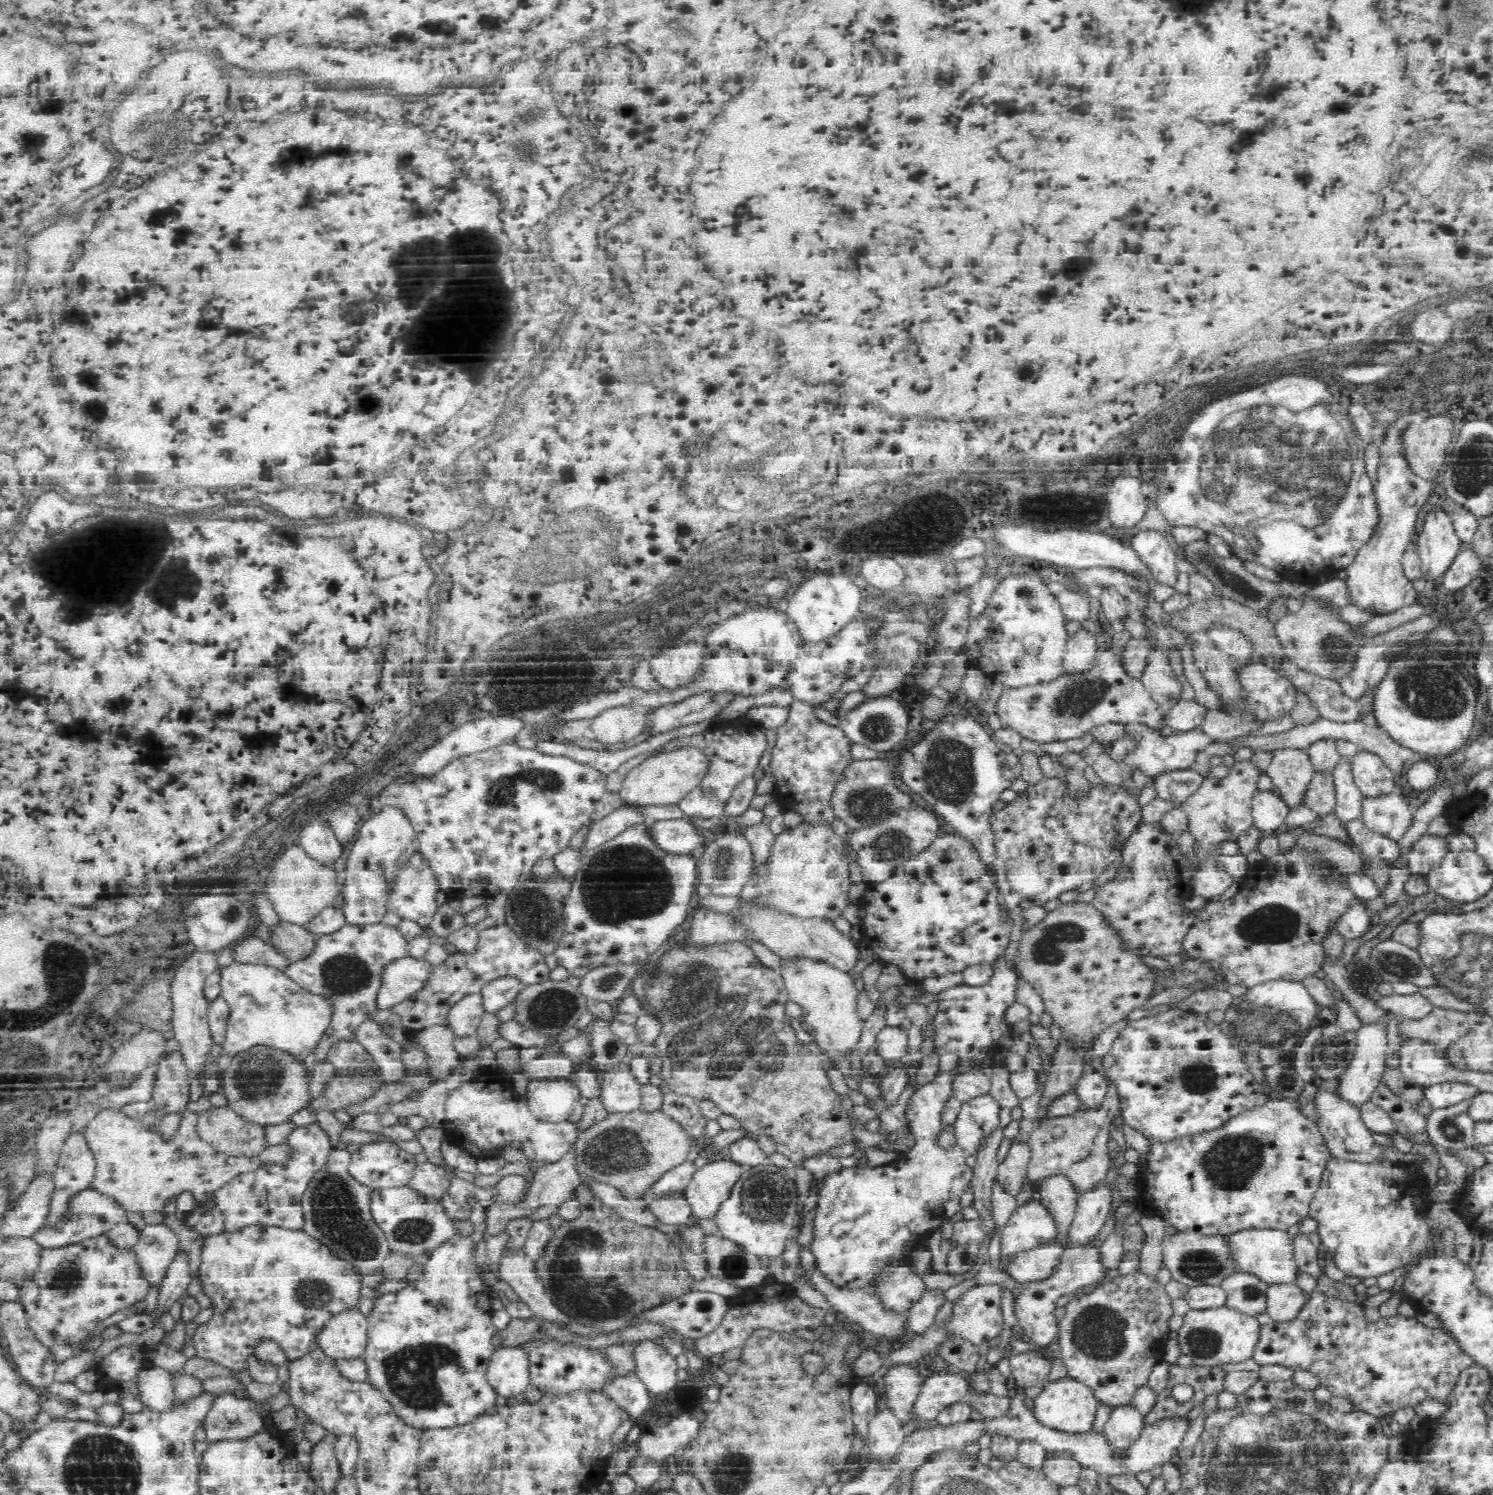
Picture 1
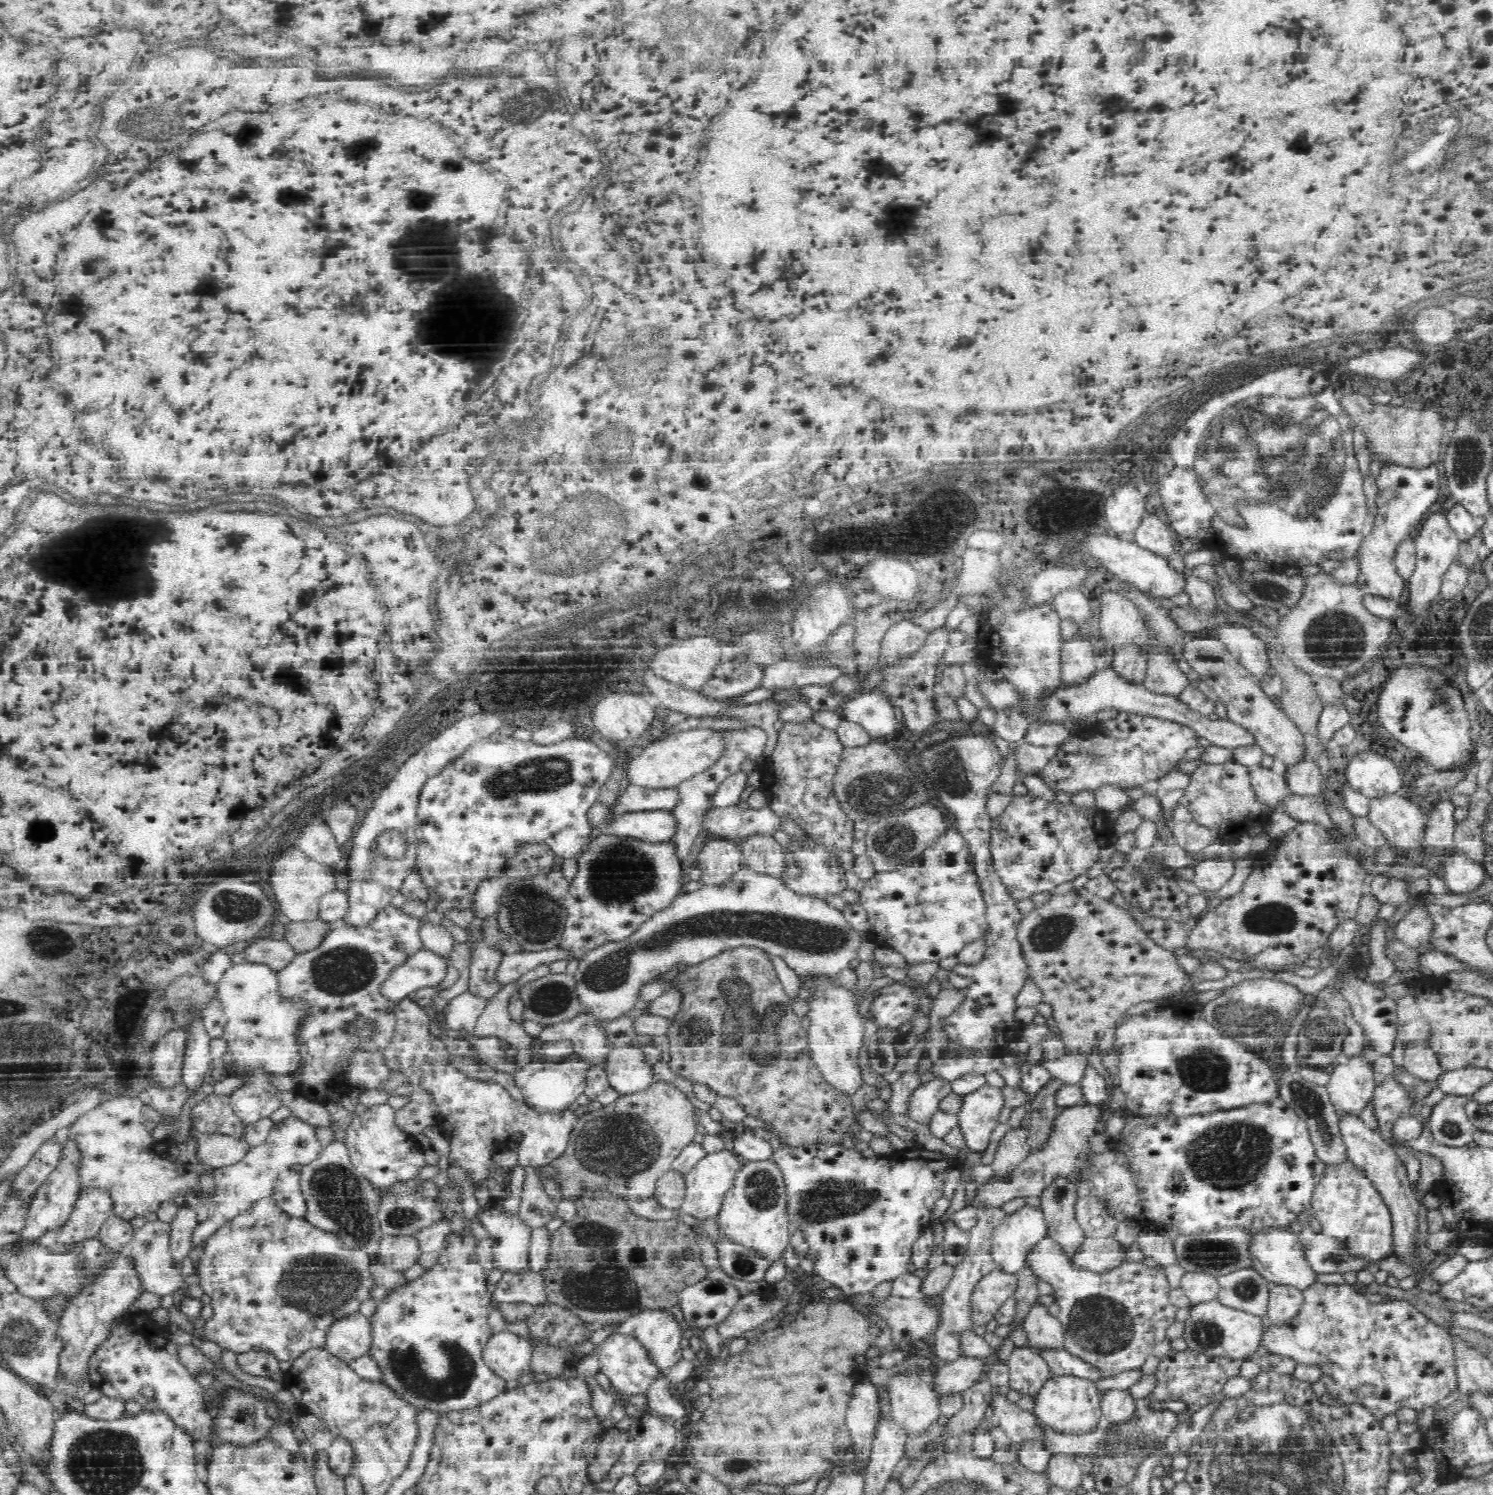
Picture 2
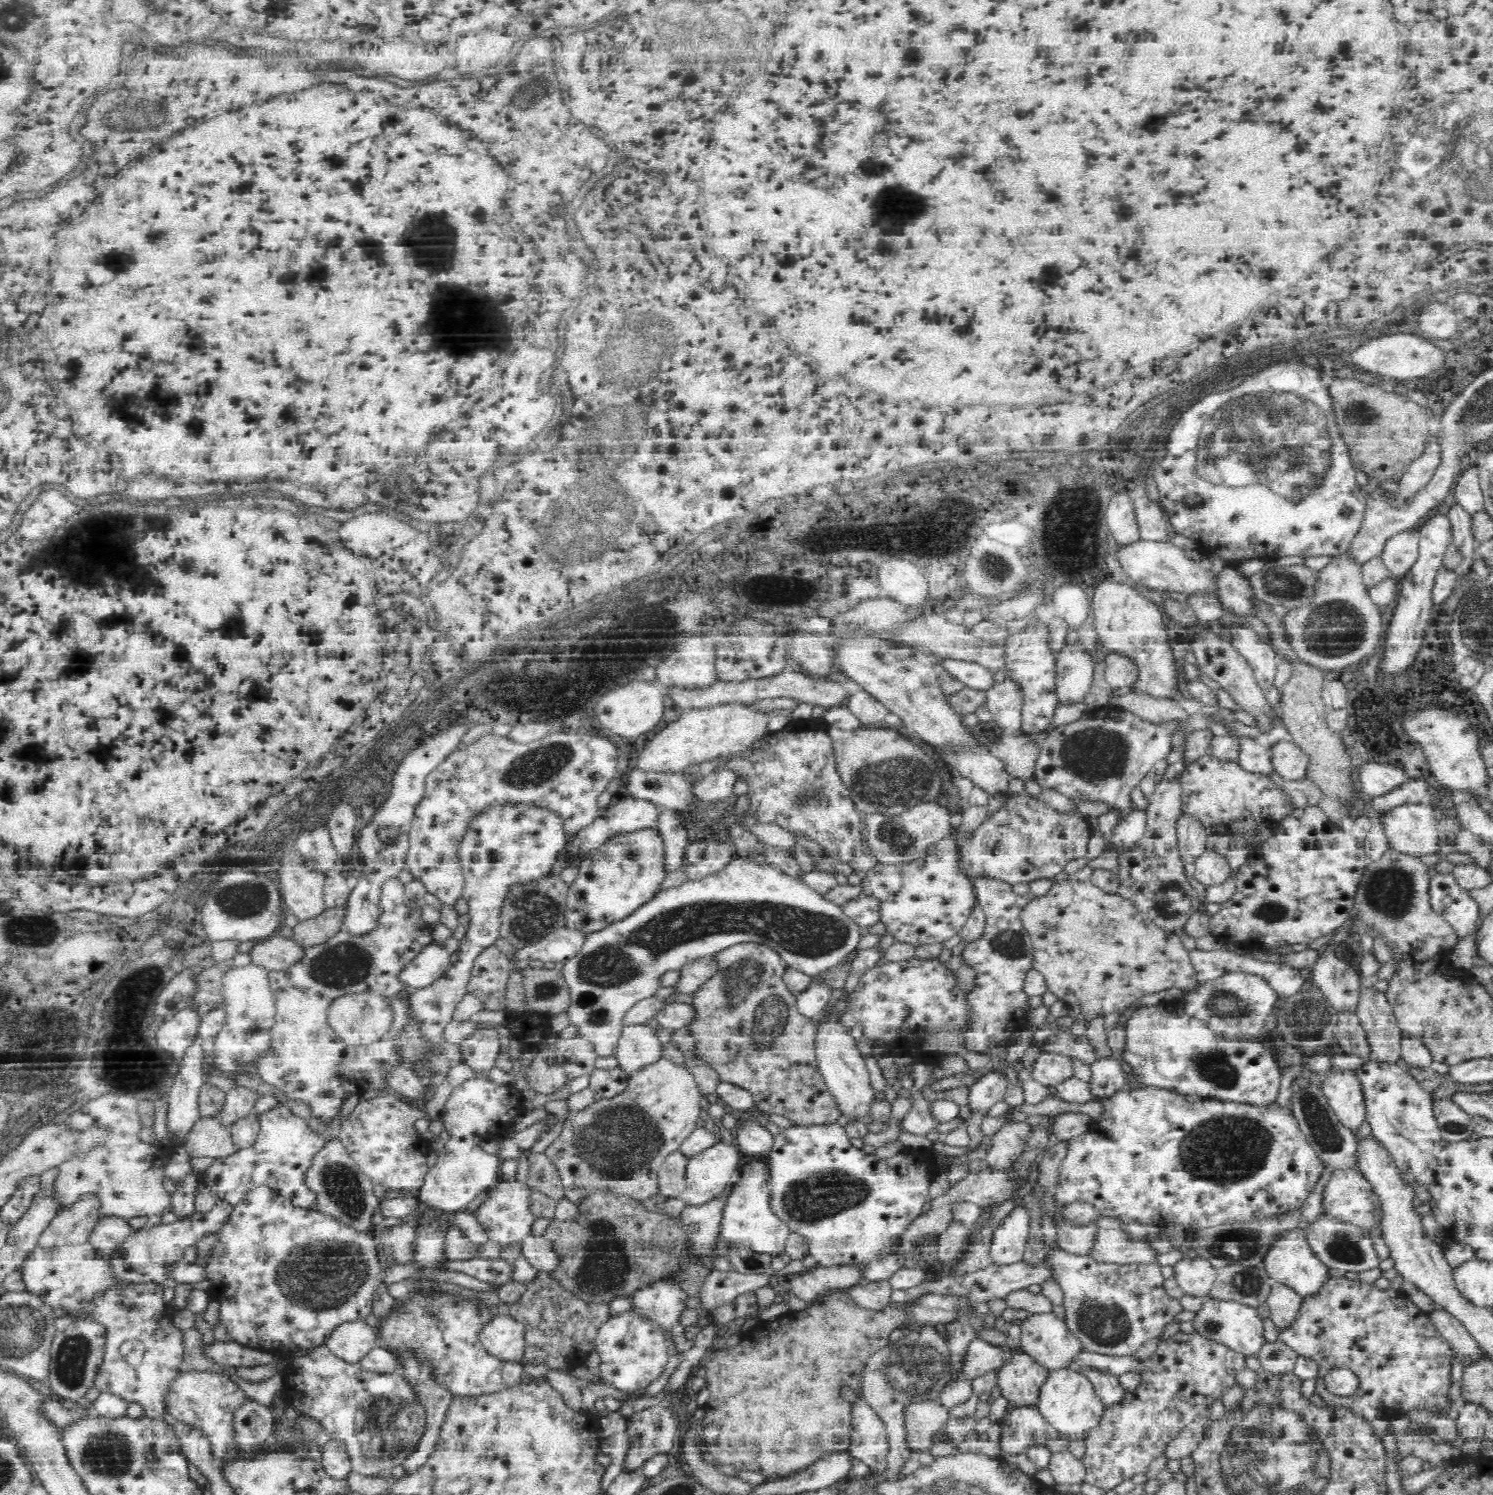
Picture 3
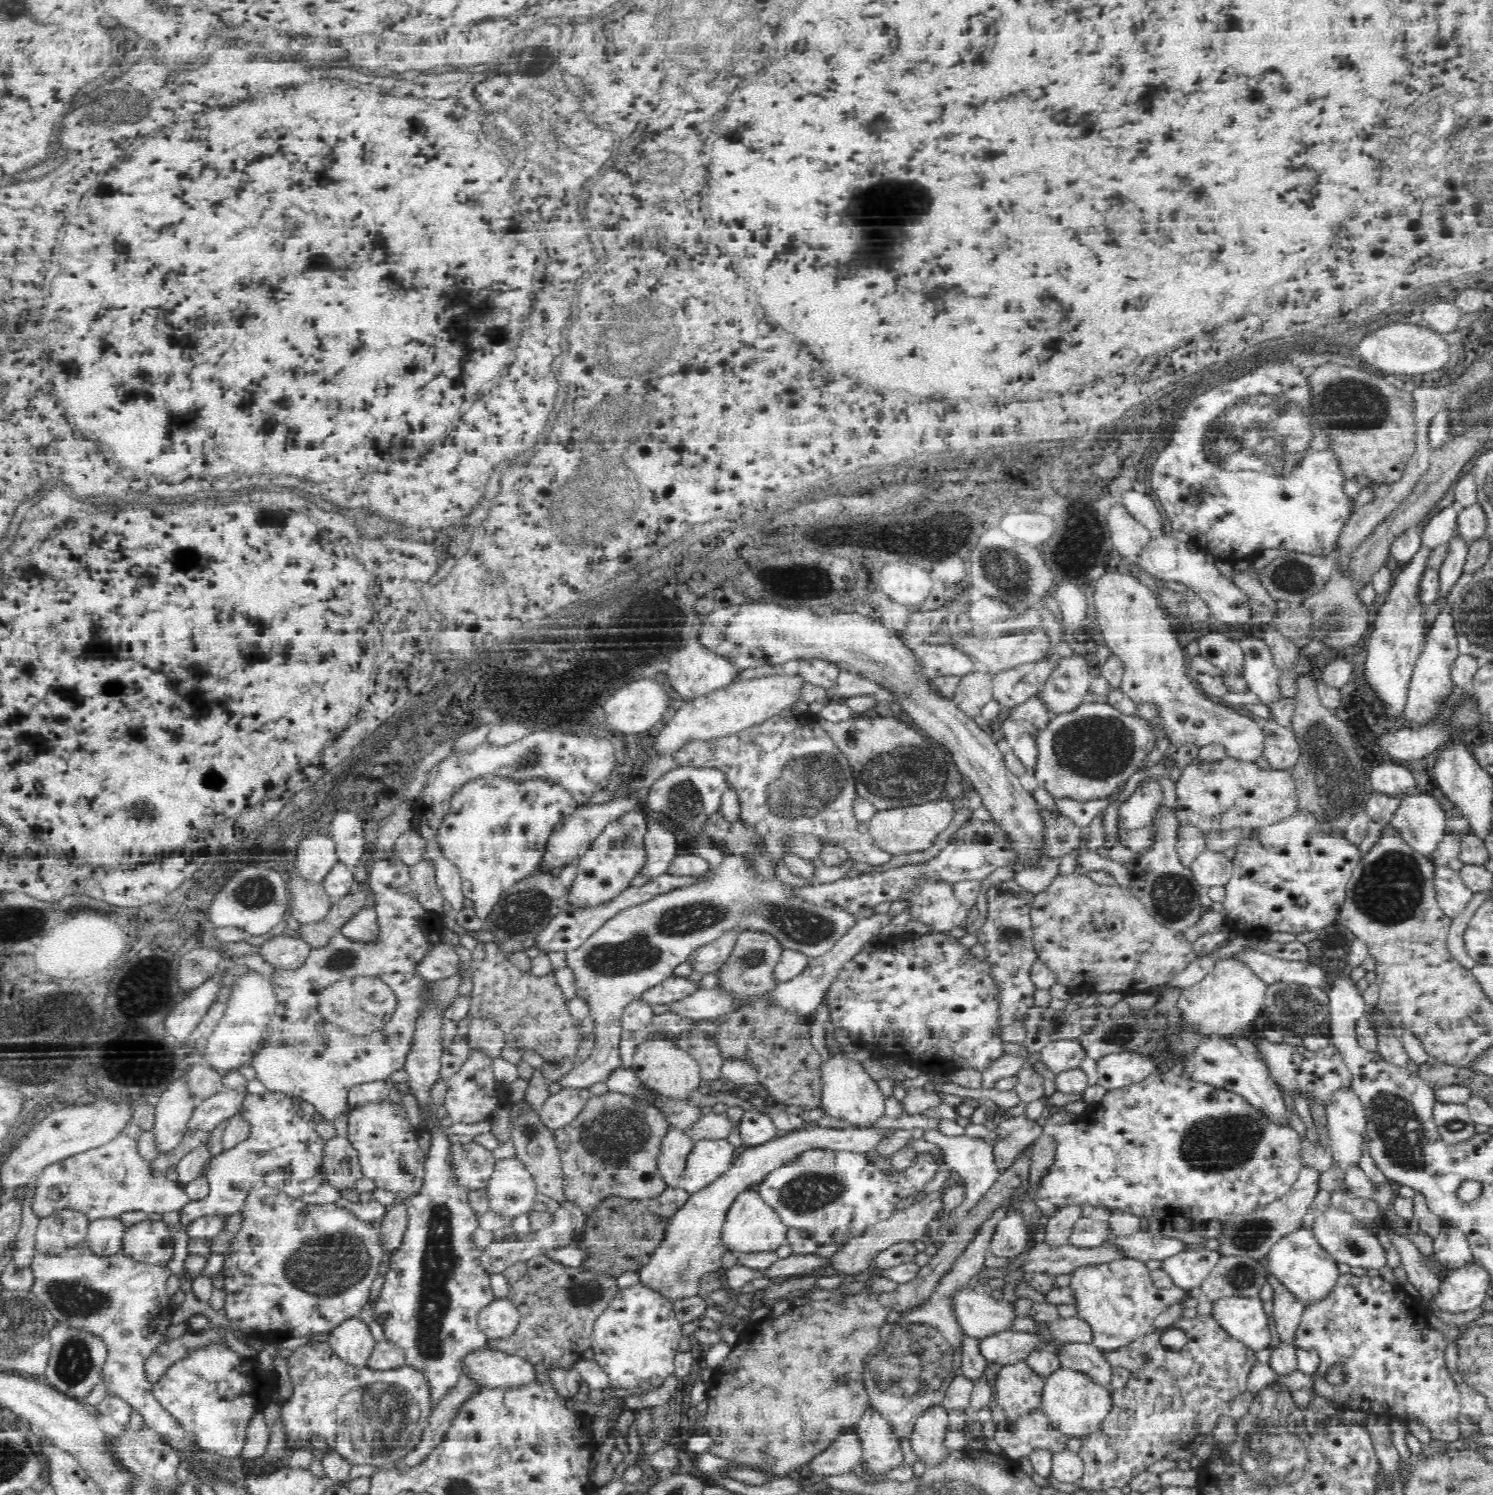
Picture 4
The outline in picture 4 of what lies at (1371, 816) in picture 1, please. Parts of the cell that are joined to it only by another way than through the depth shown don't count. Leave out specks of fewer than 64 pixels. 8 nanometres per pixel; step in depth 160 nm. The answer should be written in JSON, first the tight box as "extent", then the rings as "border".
{"extent":[1389,792,1447,854],"border":[[[1408,792],[1389,822],[1390,829],[1416,852],[1432,854],[1446,830],[1447,817],[1439,803],[1434,796]]]}

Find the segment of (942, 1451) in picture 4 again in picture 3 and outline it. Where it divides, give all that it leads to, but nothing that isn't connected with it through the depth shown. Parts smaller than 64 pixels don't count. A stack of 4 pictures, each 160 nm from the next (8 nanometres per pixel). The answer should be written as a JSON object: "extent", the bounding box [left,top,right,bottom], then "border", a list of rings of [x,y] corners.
{"extent":[902,1397,949,1452],"border":[[[924,1397],[917,1402],[906,1401],[902,1411],[908,1448],[914,1452],[928,1451],[932,1437],[942,1431],[949,1418],[948,1410],[937,1399]]]}

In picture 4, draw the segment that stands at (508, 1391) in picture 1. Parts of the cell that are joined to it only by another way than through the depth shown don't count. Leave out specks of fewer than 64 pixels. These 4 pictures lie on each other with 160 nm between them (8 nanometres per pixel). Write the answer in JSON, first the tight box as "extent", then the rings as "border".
{"extent":[478,1299,521,1342],"border":[[[495,1299],[478,1315],[478,1328],[486,1342],[511,1339],[517,1331],[521,1316],[518,1309],[505,1299]]]}

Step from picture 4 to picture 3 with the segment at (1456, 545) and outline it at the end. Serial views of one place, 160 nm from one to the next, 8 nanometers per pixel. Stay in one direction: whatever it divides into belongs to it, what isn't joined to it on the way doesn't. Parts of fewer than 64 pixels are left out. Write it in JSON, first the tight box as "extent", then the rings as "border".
{"extent":[1446,503,1475,576],"border":[[[1454,503],[1446,514],[1451,522],[1453,542],[1459,545],[1459,549],[1464,553],[1466,559],[1453,571],[1459,576],[1469,575],[1473,570],[1475,536],[1472,532],[1473,515],[1466,512],[1466,509],[1458,503]]]}

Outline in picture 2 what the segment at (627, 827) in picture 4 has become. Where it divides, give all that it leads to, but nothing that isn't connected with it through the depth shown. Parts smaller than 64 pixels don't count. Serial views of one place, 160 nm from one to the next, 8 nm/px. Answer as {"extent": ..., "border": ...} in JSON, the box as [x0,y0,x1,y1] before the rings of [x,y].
{"extent":[558,832,690,964],"border":[[[609,832],[605,835],[597,833],[591,837],[578,859],[577,875],[564,898],[568,918],[558,946],[558,949],[568,953],[568,959],[578,960],[578,964],[589,952],[601,949],[606,943],[629,941],[646,922],[669,909],[684,893],[682,873],[690,864],[688,860],[682,860],[677,855],[676,845],[672,843],[652,844],[632,836],[620,836]]]}

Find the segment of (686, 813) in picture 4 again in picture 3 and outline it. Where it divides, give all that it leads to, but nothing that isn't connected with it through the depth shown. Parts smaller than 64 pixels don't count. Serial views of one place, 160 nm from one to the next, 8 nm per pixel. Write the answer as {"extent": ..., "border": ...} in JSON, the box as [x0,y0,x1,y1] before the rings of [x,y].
{"extent":[695,769,739,802],"border":[[[721,769],[717,772],[711,773],[702,780],[702,784],[695,786],[697,797],[702,802],[726,801],[734,792],[734,786],[739,775],[729,769]]]}

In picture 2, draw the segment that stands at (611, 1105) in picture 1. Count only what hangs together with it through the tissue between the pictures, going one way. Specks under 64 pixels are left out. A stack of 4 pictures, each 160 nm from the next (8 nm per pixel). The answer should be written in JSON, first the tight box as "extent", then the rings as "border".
{"extent":[605,1046,654,1097],"border":[[[623,1046],[612,1049],[605,1061],[608,1084],[618,1097],[648,1092],[654,1083],[652,1069],[644,1063],[642,1047]]]}

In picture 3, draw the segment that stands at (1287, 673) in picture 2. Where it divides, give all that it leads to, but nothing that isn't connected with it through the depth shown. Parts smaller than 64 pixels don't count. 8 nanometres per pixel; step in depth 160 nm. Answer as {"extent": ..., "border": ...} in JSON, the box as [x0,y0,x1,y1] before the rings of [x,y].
{"extent":[1281,658,1357,825],"border":[[[1296,658],[1290,666],[1290,679],[1281,687],[1281,713],[1284,729],[1292,736],[1293,743],[1298,745],[1312,761],[1310,780],[1314,781],[1326,796],[1319,806],[1322,812],[1332,821],[1340,825],[1340,821],[1348,815],[1346,804],[1351,797],[1357,798],[1352,789],[1352,770],[1350,760],[1343,752],[1343,743],[1338,735],[1328,728],[1327,712],[1322,703],[1324,674],[1312,666],[1303,664]]]}

